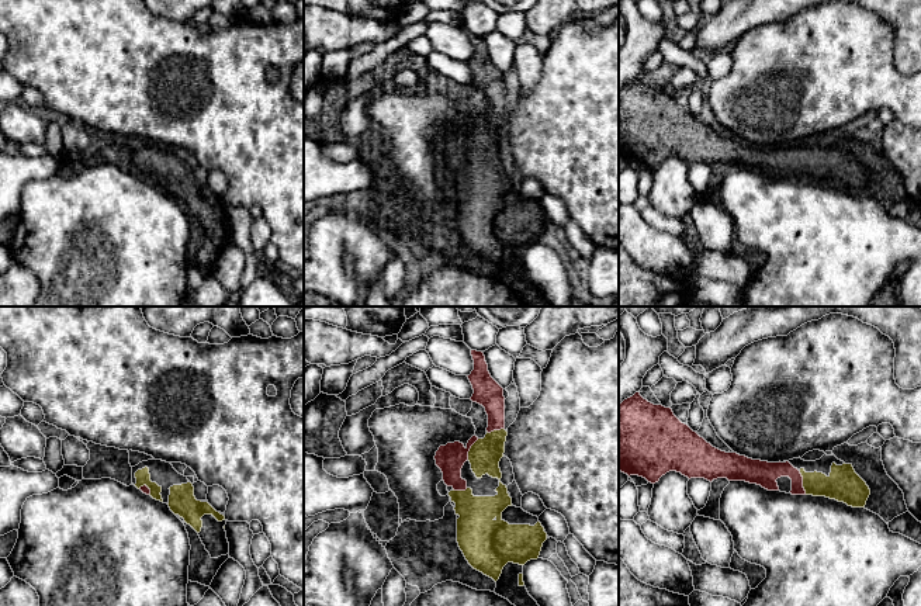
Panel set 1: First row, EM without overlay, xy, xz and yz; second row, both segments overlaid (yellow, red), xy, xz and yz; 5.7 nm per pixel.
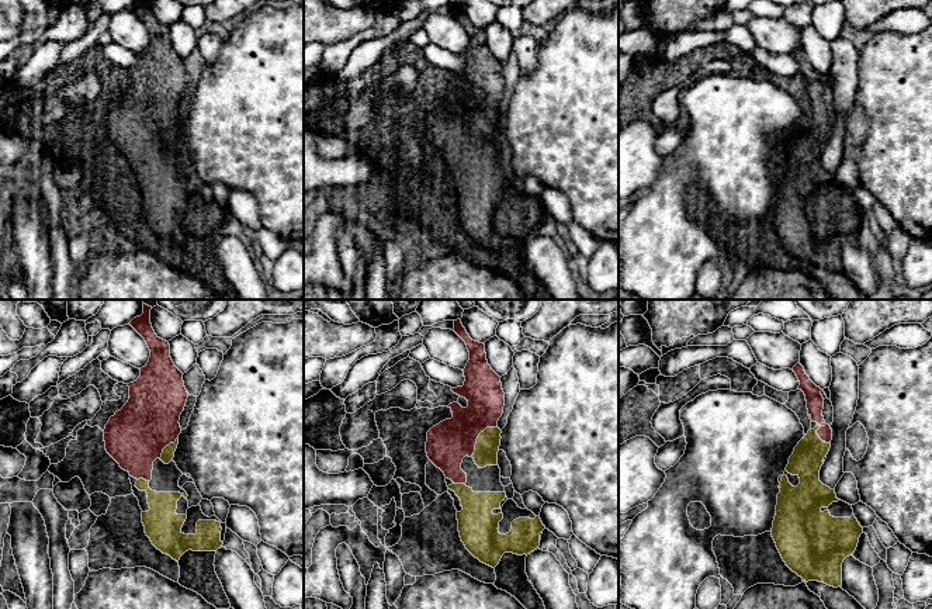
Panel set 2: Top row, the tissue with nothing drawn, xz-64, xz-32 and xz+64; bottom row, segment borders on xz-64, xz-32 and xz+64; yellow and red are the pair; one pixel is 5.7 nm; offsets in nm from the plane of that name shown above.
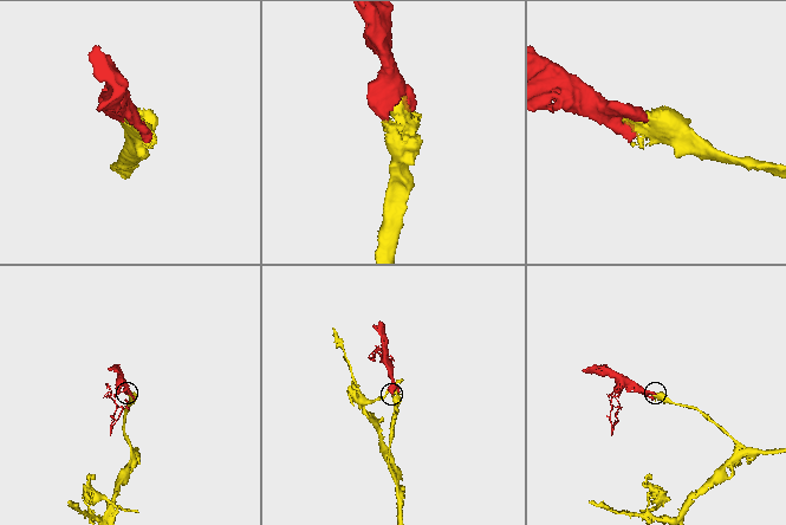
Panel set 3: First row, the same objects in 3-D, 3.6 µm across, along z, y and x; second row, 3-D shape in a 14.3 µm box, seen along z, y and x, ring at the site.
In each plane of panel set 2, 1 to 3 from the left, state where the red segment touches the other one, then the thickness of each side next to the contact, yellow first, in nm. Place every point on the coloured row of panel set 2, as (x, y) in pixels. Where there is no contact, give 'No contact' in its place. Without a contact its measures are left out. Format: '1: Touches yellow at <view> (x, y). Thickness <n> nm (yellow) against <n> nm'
1: Touches yellow at xz-64 (166, 446). Thickness 70 nm (yellow) against 360 nm
2: Touches yellow at xz-32 (478, 436). Thickness 140 nm (yellow) against 240 nm
3: Touches yellow at xz+64 (818, 436). Thickness 180 nm (yellow) against 80 nm

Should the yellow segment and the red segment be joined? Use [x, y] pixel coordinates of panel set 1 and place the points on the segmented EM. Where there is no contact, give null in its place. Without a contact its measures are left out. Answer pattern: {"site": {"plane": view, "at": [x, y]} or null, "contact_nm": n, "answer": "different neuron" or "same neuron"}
{"site": {"plane": "yz", "at": [803, 482]}, "contact_nm": 140, "answer": "same neuron"}

